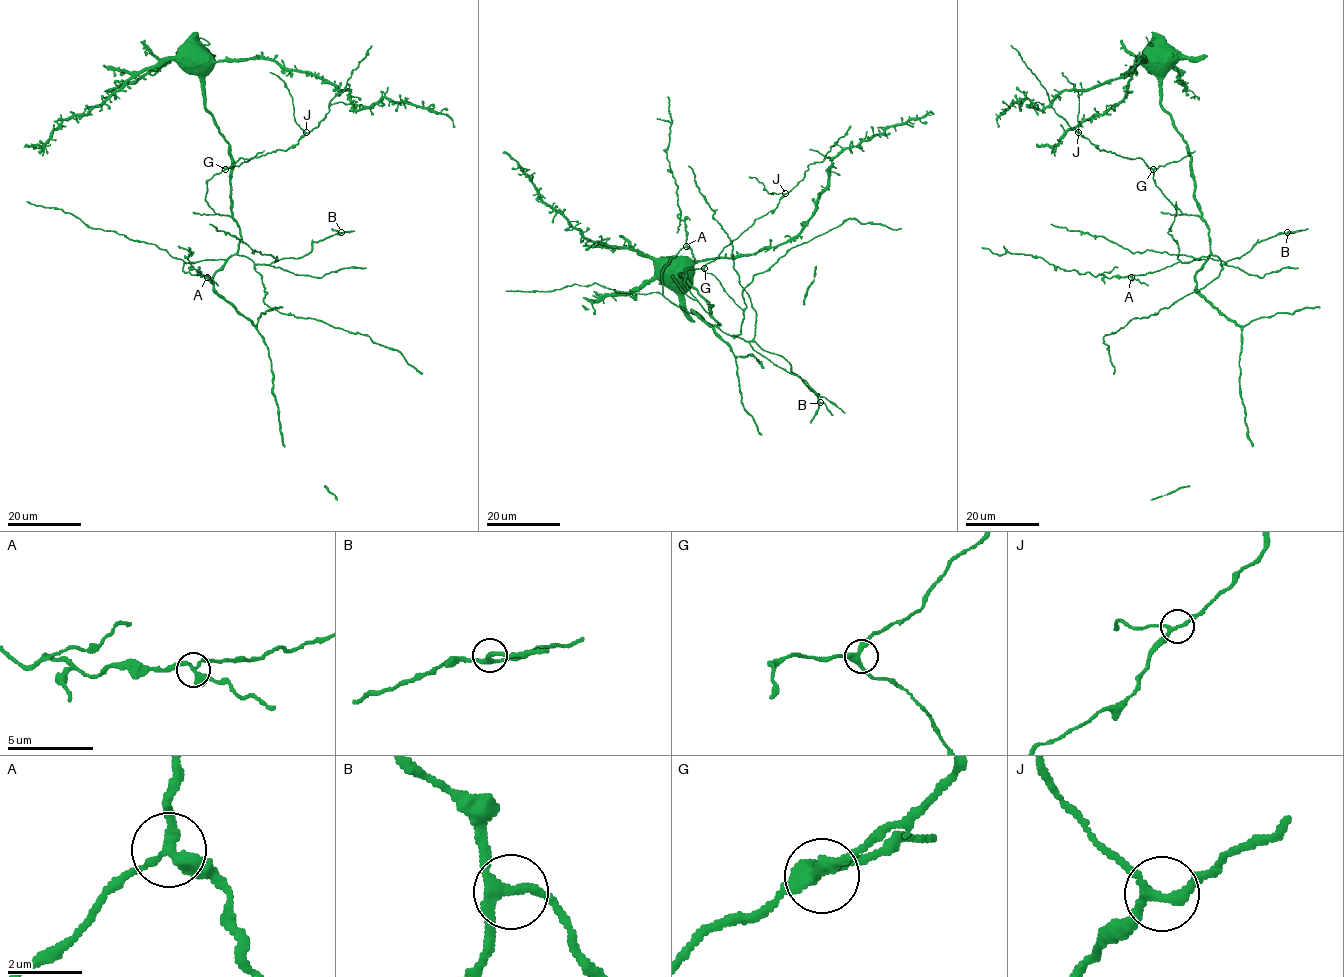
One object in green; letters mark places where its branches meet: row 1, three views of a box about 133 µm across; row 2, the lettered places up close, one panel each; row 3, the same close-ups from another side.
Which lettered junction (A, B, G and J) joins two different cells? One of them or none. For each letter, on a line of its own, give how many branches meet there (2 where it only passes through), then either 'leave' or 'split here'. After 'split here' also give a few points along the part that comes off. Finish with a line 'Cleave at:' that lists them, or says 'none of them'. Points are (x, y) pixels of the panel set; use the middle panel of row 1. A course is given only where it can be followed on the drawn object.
A: 3 branches meet; split here; foreign part runs (686, 246), (678, 187), (667, 158), (671, 119), (667, 97)
B: 3 branches meet; leave
G: 3 branches meet; leave
J: 3 branches meet; leave
Cleave at: A

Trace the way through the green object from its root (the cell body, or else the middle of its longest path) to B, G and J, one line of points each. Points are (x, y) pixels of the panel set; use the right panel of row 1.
B: (1192, 167), (1194, 201), (1208, 229), (1210, 252), (1222, 264), (1244, 255), (1257, 242), (1287, 232)
G: (1192, 167), (1194, 201), (1200, 216), (1183, 214), (1155, 184), (1153, 169)
J: (1192, 167), (1200, 216), (1183, 214), (1155, 184), (1153, 171), (1141, 158), (1129, 159), (1100, 150), (1078, 132)

